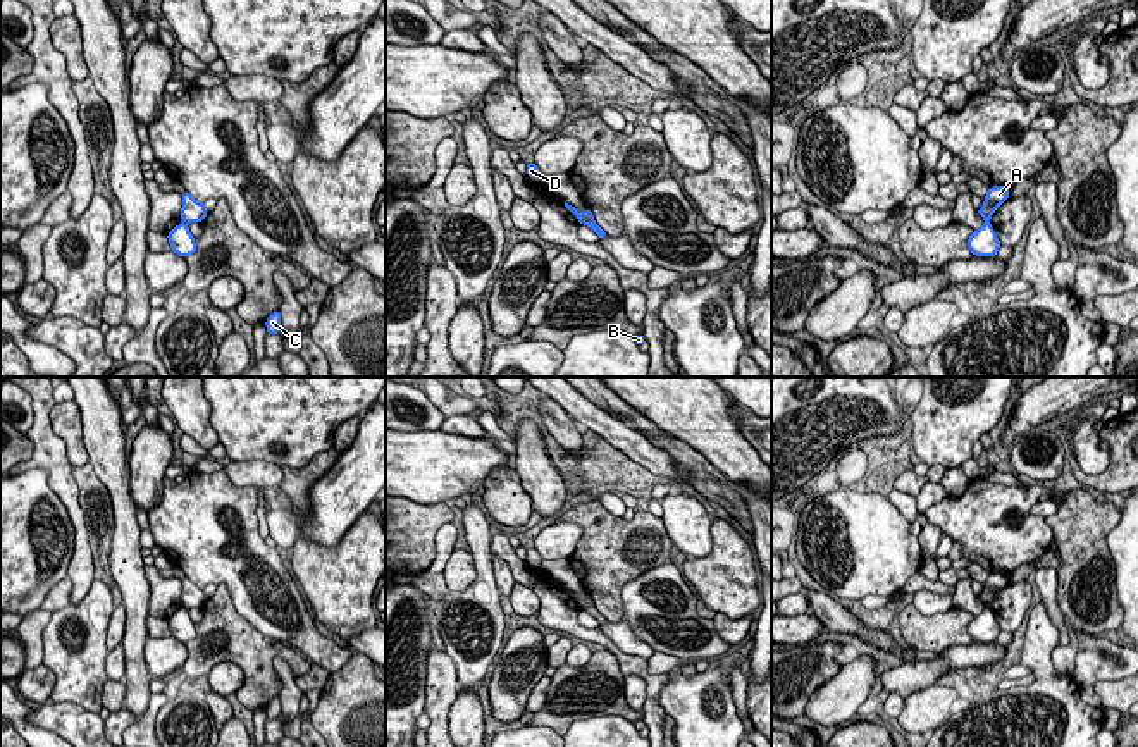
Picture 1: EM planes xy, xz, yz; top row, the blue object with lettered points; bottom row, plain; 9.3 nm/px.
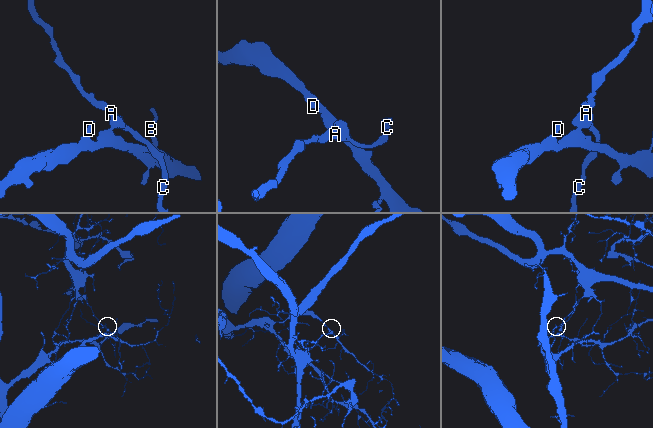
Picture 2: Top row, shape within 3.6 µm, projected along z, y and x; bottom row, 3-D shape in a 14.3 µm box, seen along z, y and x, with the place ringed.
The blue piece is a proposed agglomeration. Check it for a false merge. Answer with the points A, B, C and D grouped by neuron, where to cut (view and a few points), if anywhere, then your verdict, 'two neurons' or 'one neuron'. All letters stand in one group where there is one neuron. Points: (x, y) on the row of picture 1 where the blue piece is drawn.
A C / B D | xy (183, 221), (186, 224) | two neurons

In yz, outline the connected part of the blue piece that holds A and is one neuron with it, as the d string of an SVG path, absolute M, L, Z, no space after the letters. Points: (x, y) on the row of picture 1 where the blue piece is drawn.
M993 186L988 189L985 196L985 203L981 208L978 208L978 213L988 222L992 215L995 213L995 208L1000 207L1009 198L1009 188L1007 186Z

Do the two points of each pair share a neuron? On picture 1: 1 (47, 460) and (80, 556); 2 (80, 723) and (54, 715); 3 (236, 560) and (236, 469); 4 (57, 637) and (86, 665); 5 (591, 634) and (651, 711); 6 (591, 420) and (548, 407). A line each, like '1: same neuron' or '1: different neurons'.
1: same neuron
2: same neuron
3: different neurons
4: same neuron
5: same neuron
6: different neurons

